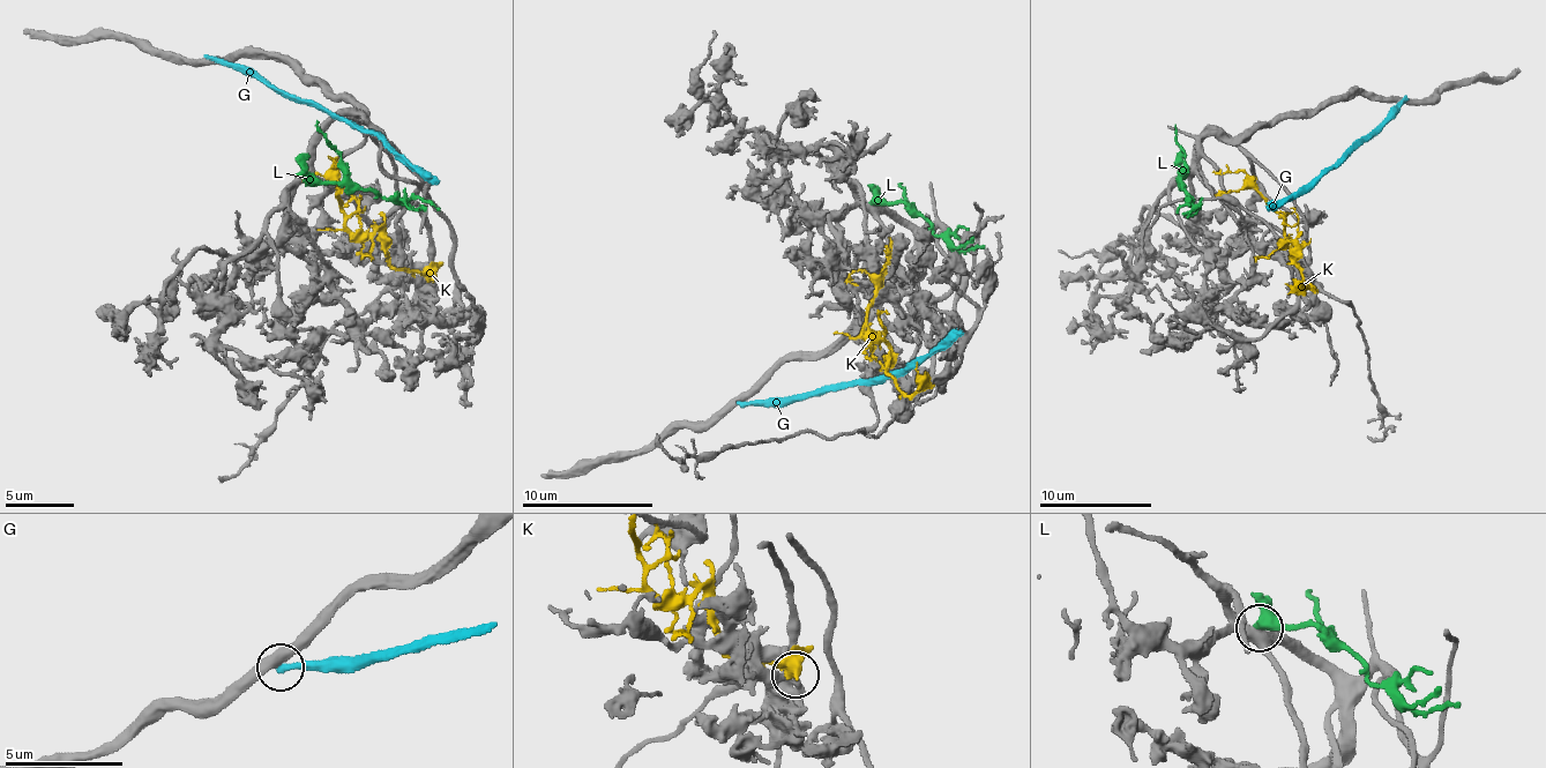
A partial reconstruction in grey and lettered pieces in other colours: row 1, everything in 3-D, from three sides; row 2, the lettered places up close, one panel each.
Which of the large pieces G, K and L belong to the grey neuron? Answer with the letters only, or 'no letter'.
no letter

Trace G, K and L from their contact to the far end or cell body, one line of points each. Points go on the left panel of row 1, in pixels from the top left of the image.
G: (213, 57), (256, 71), (270, 87), (329, 110), (360, 131), (381, 132), (410, 165), (439, 181)
K: (433, 278), (398, 270), (390, 265), (385, 233), (375, 228), (353, 231), (343, 208), (336, 159), (329, 166)
L: (307, 179), (346, 181), (383, 198), (417, 200), (438, 209)

